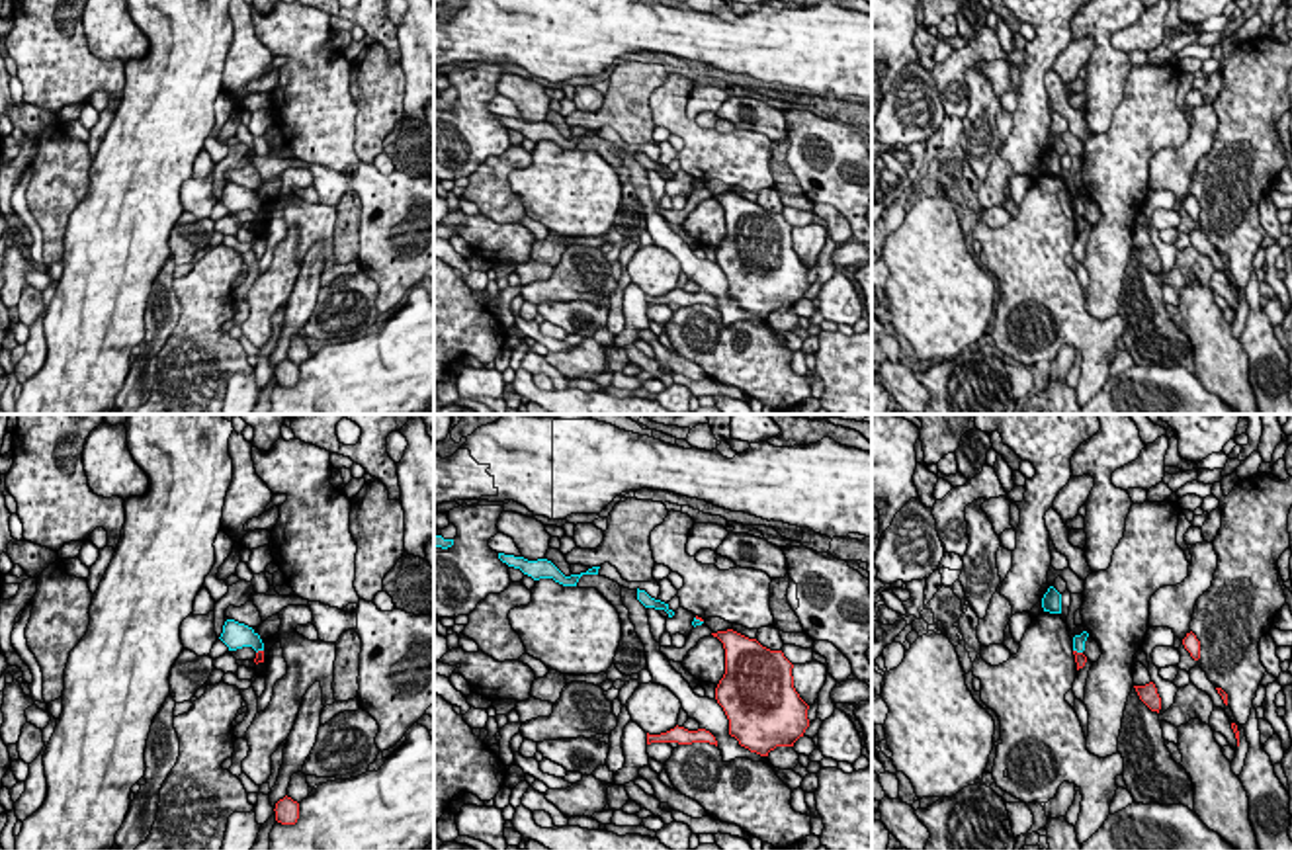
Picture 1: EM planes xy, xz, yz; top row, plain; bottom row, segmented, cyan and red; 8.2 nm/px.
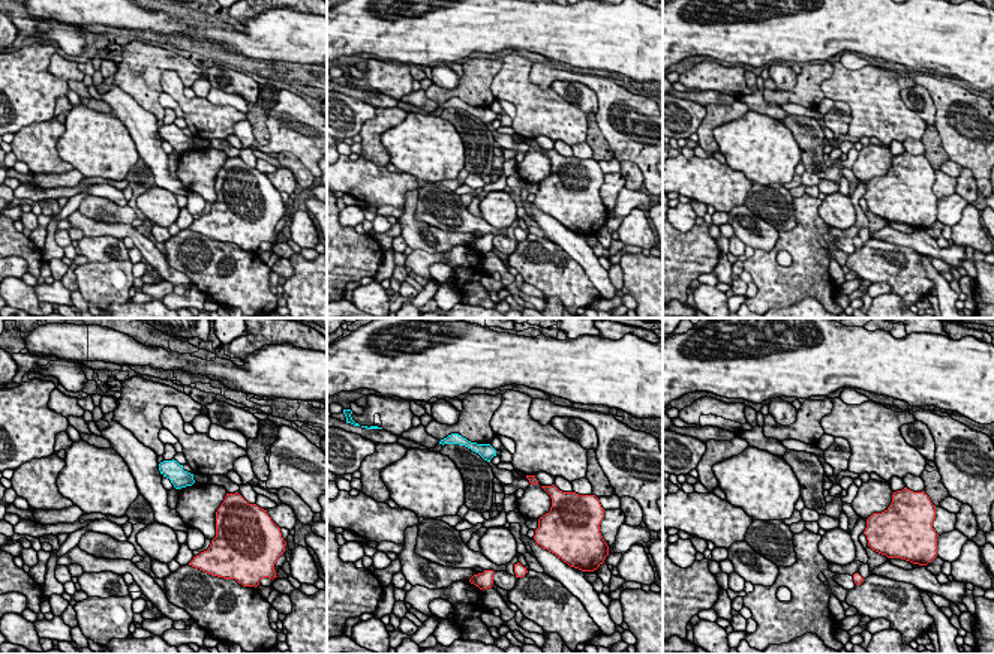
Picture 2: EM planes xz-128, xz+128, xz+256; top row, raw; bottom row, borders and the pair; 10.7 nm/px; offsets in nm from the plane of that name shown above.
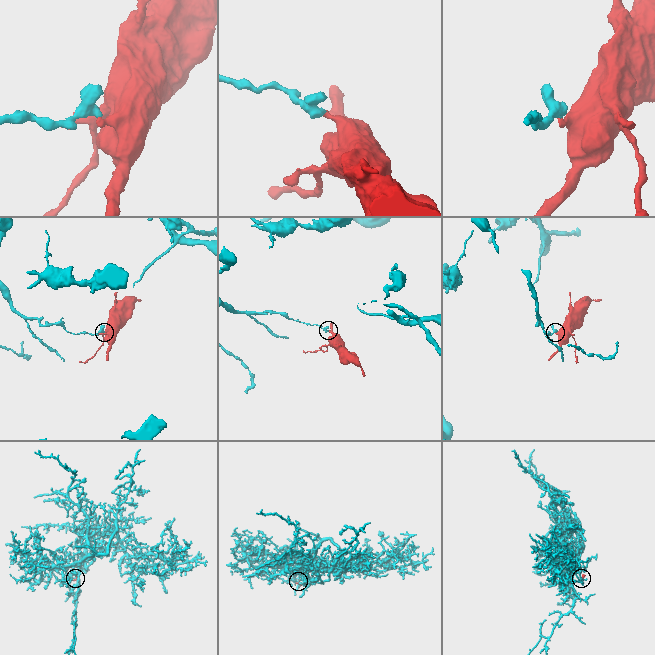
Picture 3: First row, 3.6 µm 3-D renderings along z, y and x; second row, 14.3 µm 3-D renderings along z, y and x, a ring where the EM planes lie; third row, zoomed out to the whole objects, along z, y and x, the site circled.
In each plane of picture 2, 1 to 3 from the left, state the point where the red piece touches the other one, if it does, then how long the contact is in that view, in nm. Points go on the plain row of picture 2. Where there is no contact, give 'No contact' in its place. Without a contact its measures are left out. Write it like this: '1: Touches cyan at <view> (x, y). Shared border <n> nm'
1: No contact
2: No contact
3: No contact

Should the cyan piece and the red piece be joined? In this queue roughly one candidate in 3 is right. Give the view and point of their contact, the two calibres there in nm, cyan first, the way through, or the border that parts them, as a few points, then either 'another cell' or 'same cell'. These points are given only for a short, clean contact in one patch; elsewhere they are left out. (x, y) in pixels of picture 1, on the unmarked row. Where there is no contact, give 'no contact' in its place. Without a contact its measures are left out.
contact yz (1077, 213); calibres 100 and 90 nm; border yz (1074, 212), (1081, 215); another cell

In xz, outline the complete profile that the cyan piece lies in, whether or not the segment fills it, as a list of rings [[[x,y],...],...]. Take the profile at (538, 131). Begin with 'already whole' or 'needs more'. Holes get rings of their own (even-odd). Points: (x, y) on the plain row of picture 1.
already whole; [[[498,115],[498,121],[502,125],[506,125],[508,129],[520,131],[524,137],[532,139],[534,143],[553,141],[555,145],[559,145],[563,149],[577,149],[577,145],[582,137],[598,137],[598,131],[600,131],[600,129],[592,129],[586,135],[565,139],[547,121],[528,123],[524,119],[514,119],[514,117],[504,117],[504,115]]]

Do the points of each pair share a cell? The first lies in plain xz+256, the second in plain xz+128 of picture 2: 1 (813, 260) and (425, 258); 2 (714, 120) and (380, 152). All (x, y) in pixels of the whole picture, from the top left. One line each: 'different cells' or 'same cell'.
1: same cell
2: same cell

